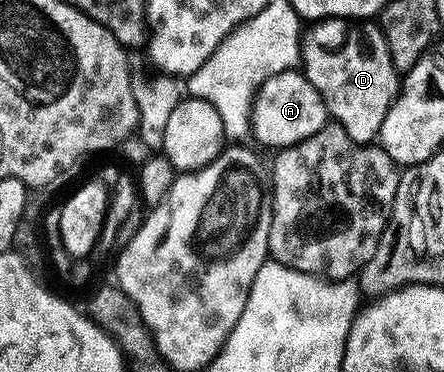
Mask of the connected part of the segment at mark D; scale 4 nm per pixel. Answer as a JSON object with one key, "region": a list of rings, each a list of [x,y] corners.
{"region":[[[326,17],[312,28],[303,39],[305,78],[319,91],[330,118],[347,131],[350,139],[360,145],[376,142],[402,82],[380,24],[369,19],[350,23],[343,17]]]}

